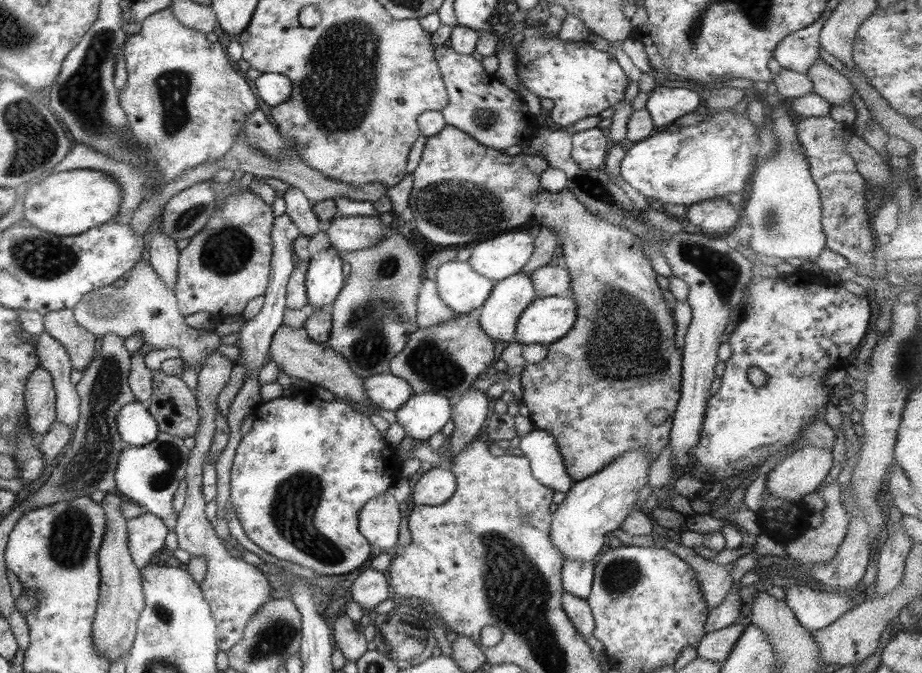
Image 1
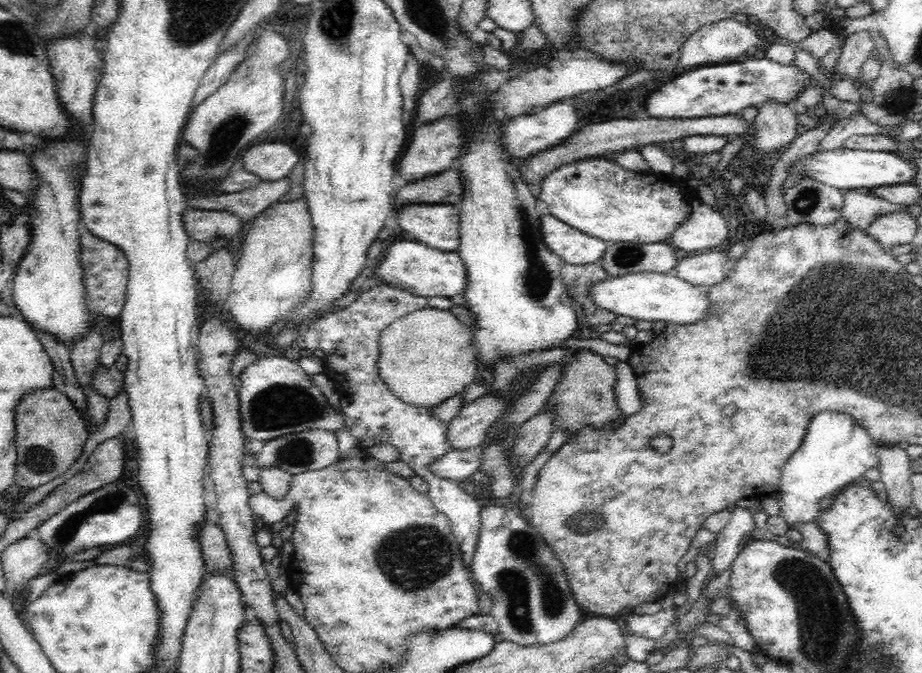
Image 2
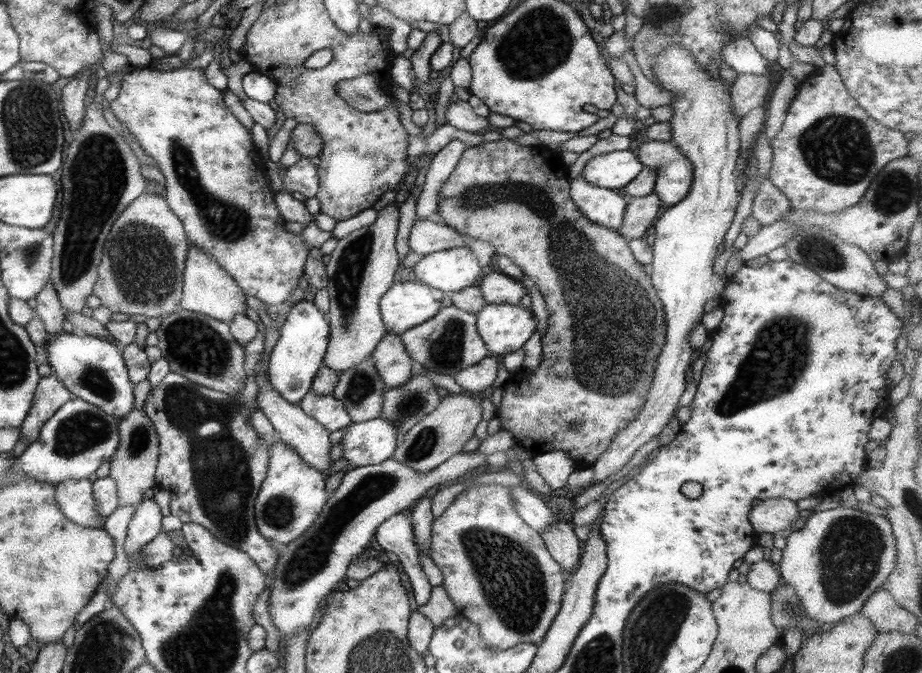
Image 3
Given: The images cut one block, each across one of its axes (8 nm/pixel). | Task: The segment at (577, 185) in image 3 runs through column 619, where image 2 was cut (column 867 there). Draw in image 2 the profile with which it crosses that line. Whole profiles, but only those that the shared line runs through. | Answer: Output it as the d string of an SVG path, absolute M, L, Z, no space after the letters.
M848 190L844 191L842 195L844 195L844 207L841 218L844 219L846 225L850 225L856 230L865 231L874 218L904 208L880 200L867 191Z

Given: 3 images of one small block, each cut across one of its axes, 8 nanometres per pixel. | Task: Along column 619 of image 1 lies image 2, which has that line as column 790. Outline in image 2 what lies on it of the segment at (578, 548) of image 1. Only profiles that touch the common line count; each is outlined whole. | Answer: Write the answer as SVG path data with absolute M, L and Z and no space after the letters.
M824 410L824 412L816 414L808 424L802 442L786 459L781 472L780 486L777 490L779 494L778 501L780 503L780 515L784 516L789 528L796 523L814 521L820 510L820 505L818 505L820 498L826 498L828 501L848 483L859 481L864 472L871 466L876 466L877 447L878 442L872 439L872 435L864 427L858 425L856 419L852 418L848 413Z

